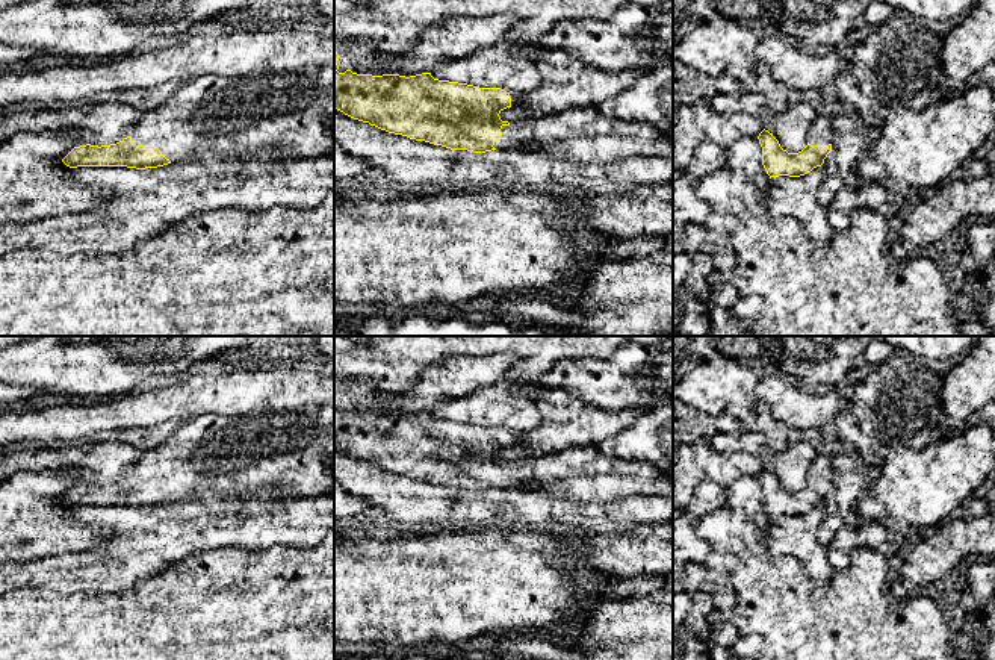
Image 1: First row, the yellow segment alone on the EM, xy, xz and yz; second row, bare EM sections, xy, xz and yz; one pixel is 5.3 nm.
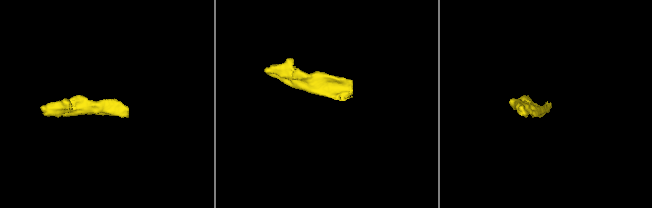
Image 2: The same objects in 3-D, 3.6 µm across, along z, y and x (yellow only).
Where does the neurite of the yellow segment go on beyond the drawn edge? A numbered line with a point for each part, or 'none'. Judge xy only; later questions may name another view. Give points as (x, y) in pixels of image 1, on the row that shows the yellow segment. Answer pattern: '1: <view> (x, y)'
1: xy (292, 111)

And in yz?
1: yz (820, 132)

